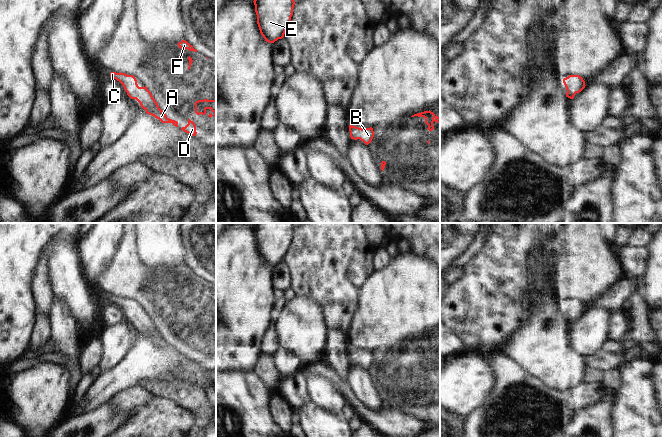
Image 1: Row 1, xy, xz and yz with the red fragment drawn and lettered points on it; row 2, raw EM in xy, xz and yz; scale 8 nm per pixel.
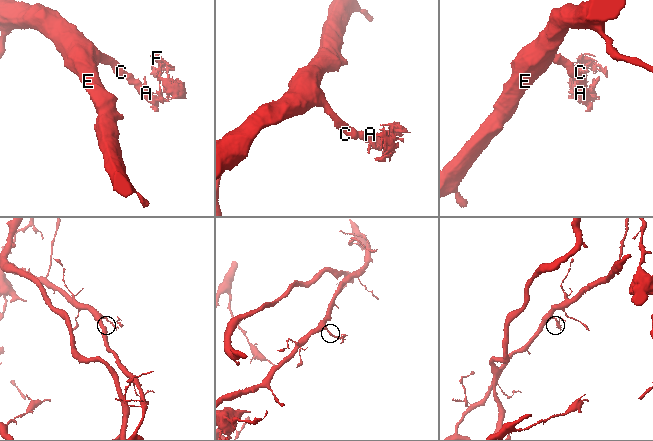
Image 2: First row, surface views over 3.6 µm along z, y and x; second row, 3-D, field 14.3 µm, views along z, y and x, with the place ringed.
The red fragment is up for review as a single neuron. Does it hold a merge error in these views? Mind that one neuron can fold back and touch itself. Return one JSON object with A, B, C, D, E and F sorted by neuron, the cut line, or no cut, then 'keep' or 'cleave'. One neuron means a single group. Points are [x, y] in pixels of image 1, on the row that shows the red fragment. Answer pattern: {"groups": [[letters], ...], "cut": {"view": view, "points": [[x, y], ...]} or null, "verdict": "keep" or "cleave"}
{"groups": [["A", "B", "C", "D", "E", "F"]], "cut": null, "verdict": "keep"}

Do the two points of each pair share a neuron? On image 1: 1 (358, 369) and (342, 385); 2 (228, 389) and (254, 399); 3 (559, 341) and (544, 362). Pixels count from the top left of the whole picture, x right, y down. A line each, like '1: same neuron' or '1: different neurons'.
1: different neurons
2: same neuron
3: same neuron

